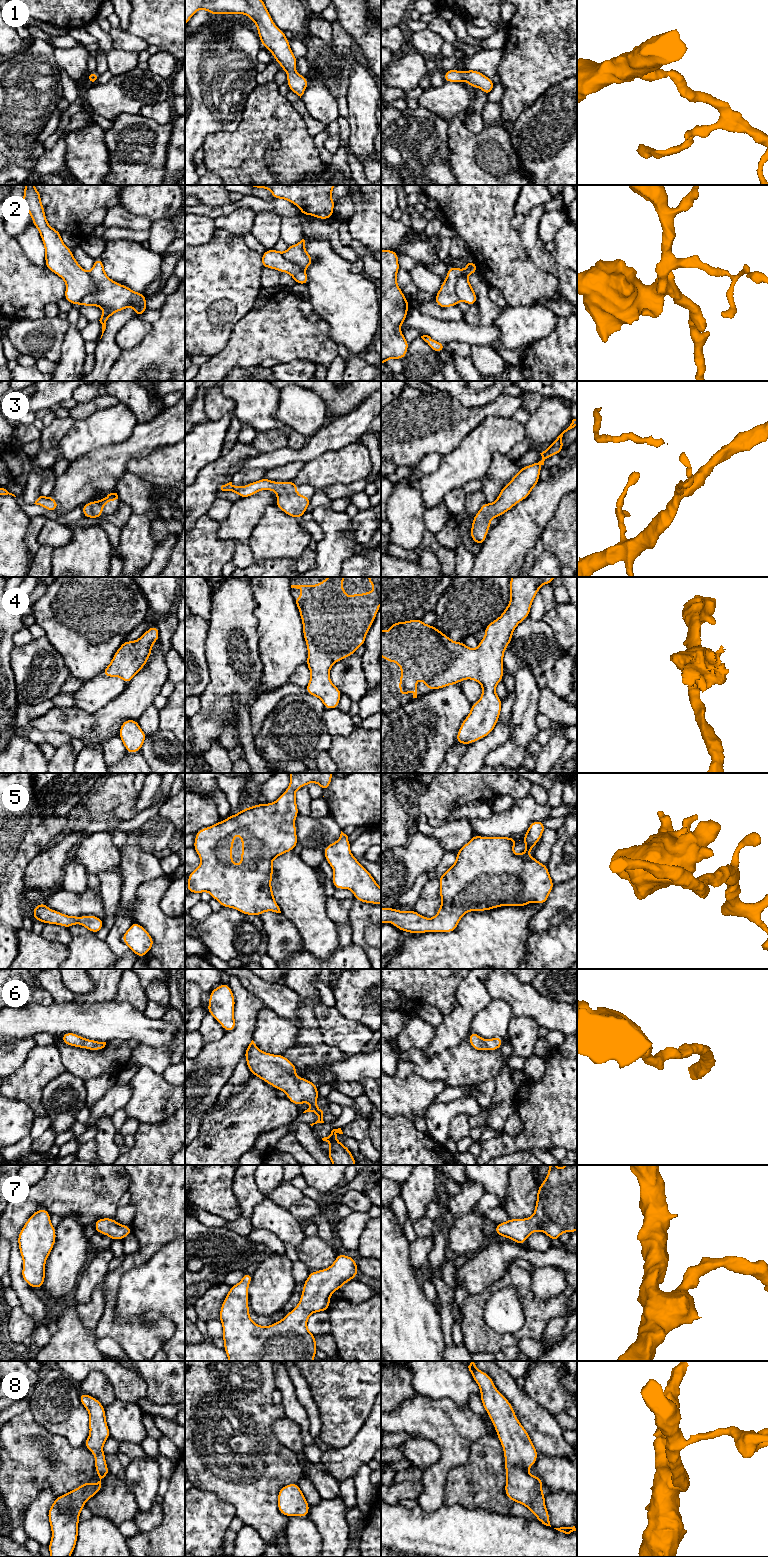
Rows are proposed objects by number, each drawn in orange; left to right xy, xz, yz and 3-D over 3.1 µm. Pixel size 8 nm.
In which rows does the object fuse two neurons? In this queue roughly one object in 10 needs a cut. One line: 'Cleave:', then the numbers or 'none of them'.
Cleave: 2

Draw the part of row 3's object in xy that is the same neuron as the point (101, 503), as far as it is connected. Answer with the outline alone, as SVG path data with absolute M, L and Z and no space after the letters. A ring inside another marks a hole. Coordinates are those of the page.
M110 493L106 497L81 506L85 518L100 518L103 515L102 508L109 502L118 499L117 493Z

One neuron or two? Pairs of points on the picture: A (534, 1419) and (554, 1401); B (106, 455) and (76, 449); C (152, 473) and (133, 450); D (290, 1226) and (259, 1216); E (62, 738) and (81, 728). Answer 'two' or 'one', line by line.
A: two
B: two
C: two
D: one
E: two

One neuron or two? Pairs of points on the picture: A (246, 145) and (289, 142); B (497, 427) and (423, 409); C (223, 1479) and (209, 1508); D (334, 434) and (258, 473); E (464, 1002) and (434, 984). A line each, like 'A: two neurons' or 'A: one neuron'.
A: one neuron
B: two neurons
C: two neurons
D: two neurons
E: two neurons

